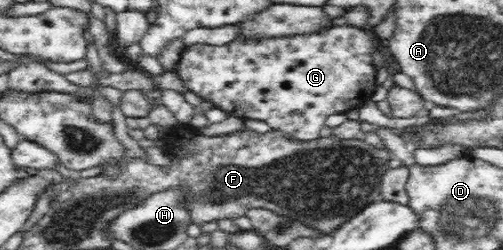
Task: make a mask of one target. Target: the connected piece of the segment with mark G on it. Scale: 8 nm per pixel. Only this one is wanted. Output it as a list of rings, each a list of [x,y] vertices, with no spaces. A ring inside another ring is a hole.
[[[332,26],[311,34],[243,37],[224,46],[201,43],[186,46],[175,72],[187,90],[212,102],[215,107],[243,120],[264,121],[272,130],[307,142],[320,137],[329,116],[347,114],[371,98],[379,83],[376,80],[376,51],[382,46],[379,39],[351,26]]]

